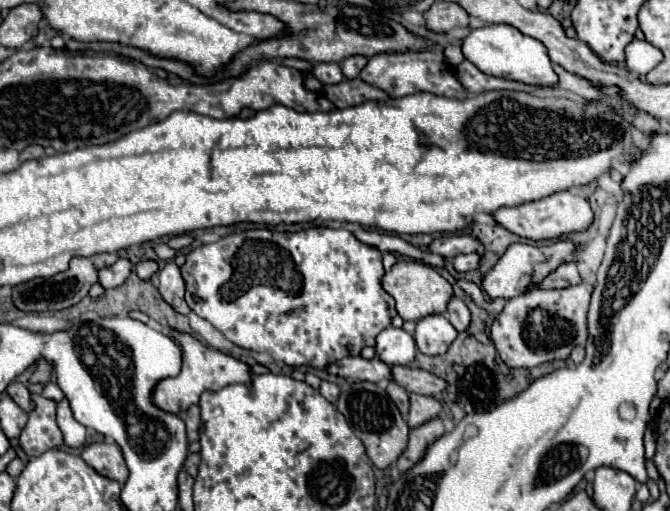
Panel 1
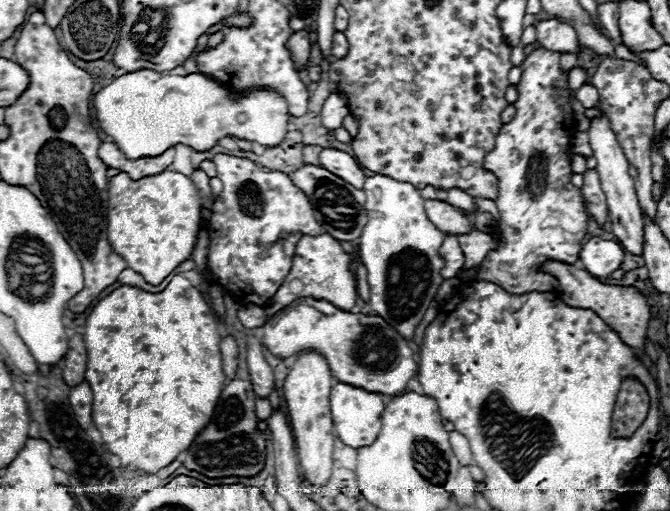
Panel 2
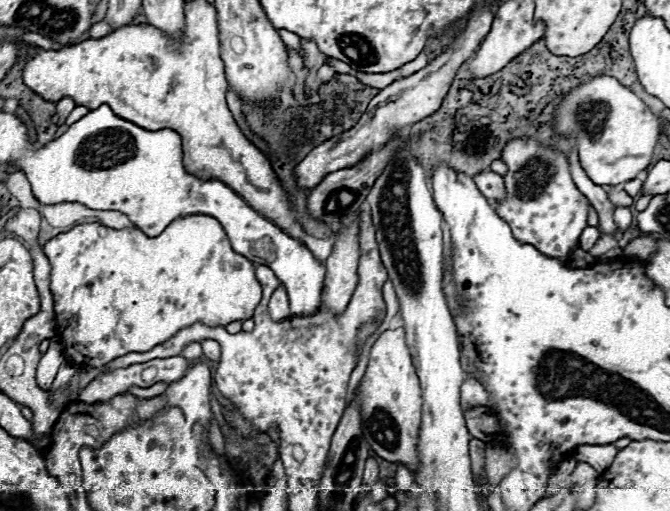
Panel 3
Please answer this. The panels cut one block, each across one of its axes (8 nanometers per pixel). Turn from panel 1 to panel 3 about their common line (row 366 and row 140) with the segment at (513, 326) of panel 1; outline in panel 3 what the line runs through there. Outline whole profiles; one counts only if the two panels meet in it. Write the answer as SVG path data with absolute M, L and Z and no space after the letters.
M532 138L510 140L502 150L508 166L504 186L508 198L496 206L496 214L510 224L516 240L536 246L542 254L562 258L578 248L578 238L588 226L588 200L572 182L568 162L562 152L548 150Z

